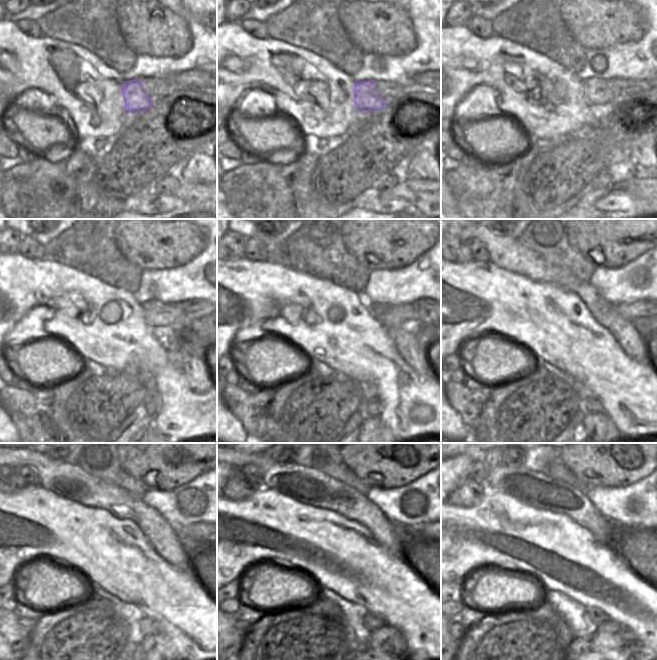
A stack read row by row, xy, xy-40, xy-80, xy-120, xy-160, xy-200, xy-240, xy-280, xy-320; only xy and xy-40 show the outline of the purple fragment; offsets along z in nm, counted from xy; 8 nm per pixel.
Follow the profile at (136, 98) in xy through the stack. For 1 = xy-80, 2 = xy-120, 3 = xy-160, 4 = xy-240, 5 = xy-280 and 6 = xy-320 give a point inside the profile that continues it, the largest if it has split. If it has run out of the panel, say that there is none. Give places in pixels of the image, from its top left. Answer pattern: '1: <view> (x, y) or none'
1: xy-80 (603, 96)
2: xy-120 (163, 319)
3: xy-160 (406, 316)
4: xy-240 (196, 535)
5: xy-280 (420, 533)
6: xy-320 (644, 529)

